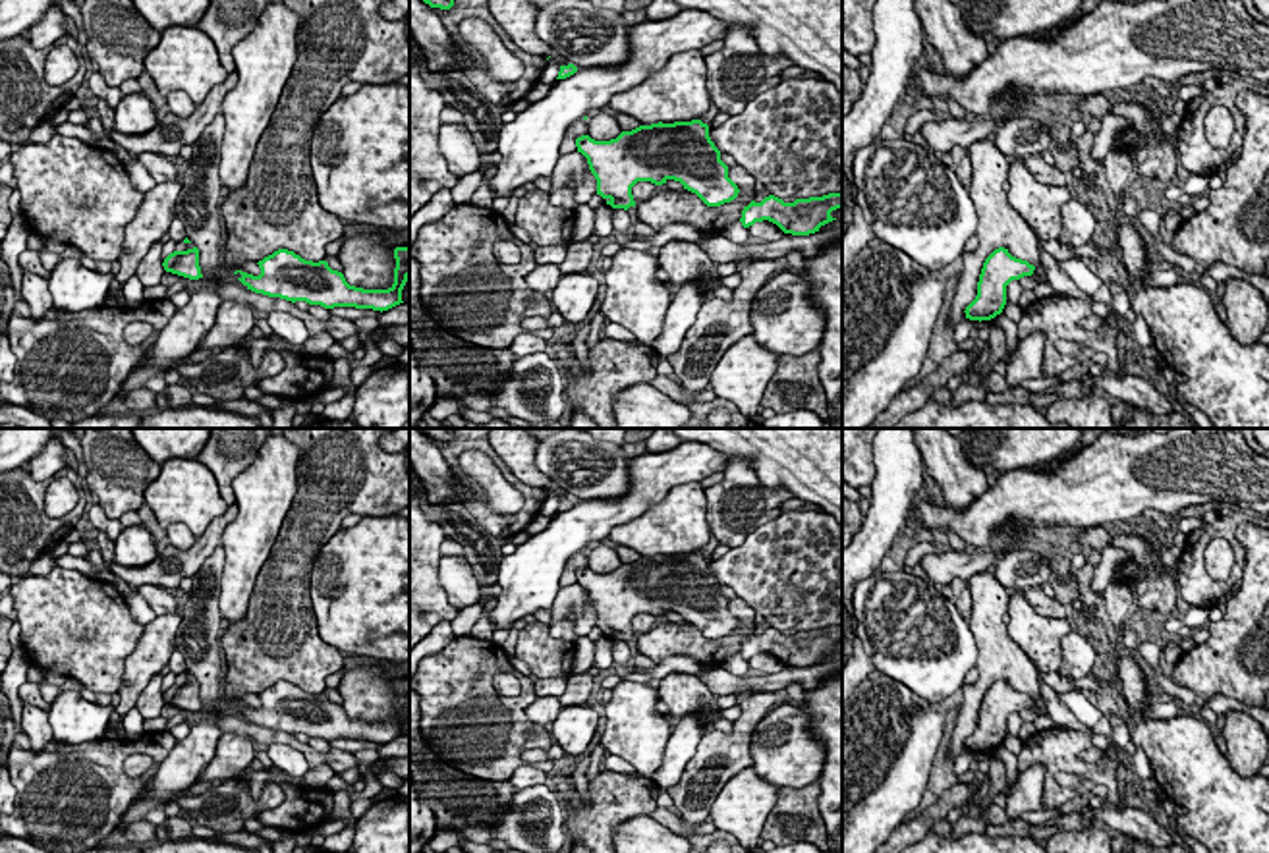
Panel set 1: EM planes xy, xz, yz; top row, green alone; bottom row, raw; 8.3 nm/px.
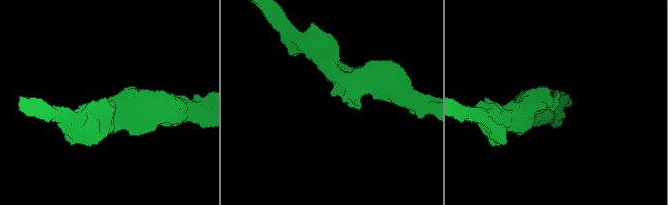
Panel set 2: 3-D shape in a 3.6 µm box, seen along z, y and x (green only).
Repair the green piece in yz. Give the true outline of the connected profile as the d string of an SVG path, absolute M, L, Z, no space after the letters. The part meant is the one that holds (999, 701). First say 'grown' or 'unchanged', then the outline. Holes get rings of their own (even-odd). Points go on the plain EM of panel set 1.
unchanged | M995 681L983 695L977 714L977 728L966 739L966 751L981 755L1001 747L1006 737L1006 718L1012 712L1031 708L1033 702L1033 697L1012 689L1008 681Z

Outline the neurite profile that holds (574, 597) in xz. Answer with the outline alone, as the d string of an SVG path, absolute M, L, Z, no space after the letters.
M578 583L560 587L560 591L556 592L550 608L552 625L564 621L570 610L576 616L574 633L578 637L589 635L589 631L597 625L597 612L589 602L587 591Z

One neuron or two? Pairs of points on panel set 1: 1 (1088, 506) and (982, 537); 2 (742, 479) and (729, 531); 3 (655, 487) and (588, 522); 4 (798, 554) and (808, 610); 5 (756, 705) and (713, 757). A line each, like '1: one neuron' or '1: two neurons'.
1: one neuron
2: one neuron
3: one neuron
4: one neuron
5: one neuron

